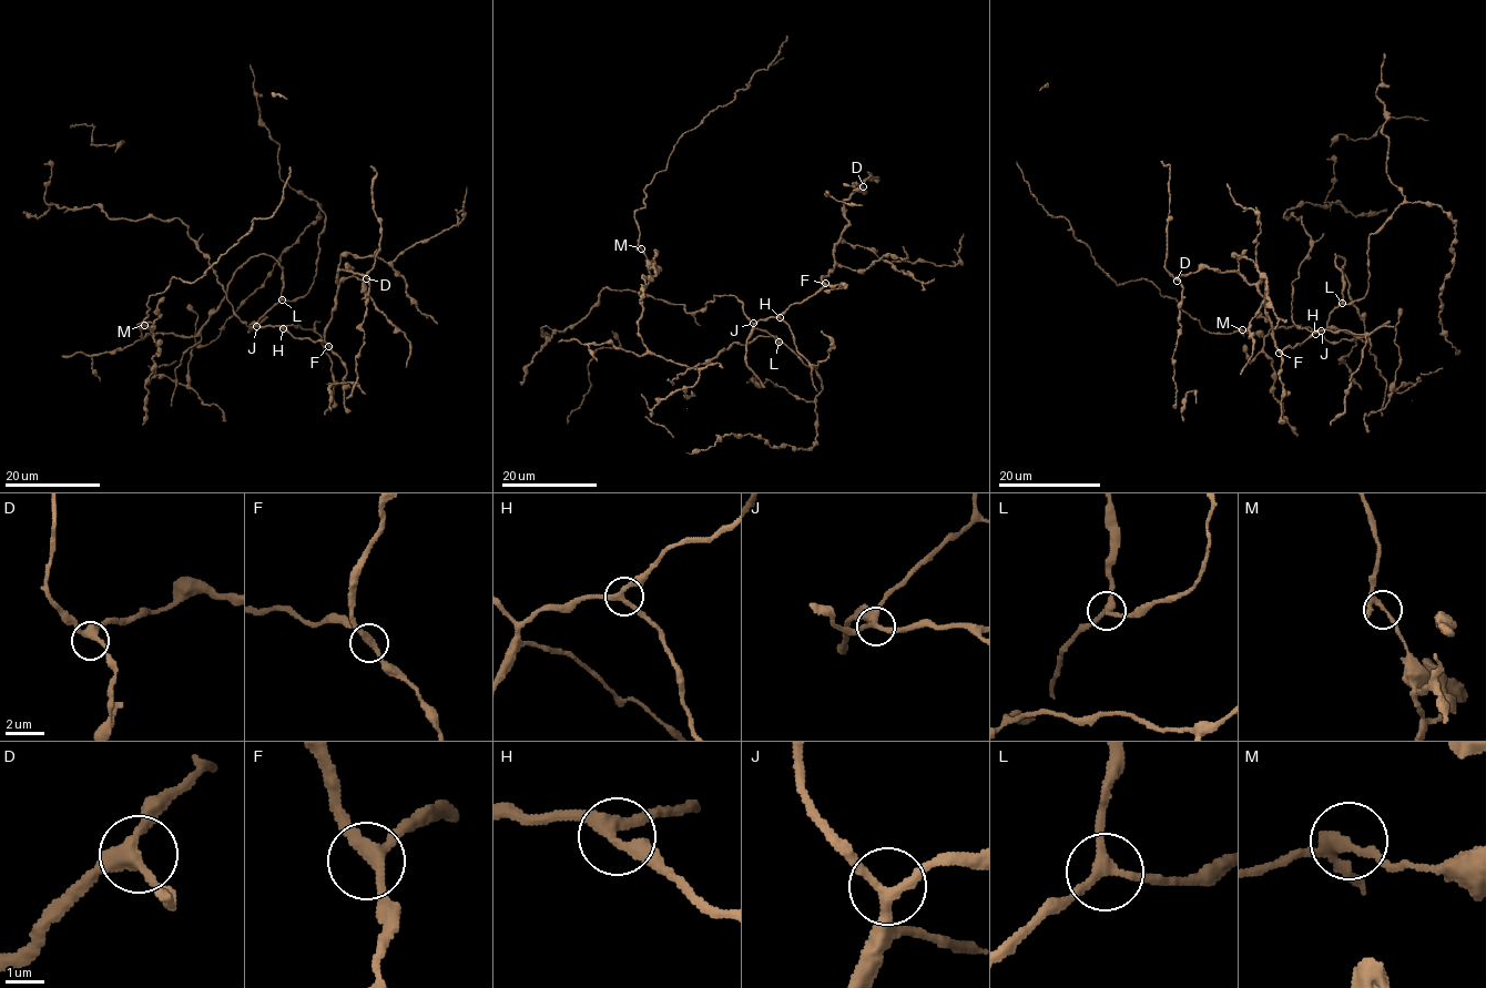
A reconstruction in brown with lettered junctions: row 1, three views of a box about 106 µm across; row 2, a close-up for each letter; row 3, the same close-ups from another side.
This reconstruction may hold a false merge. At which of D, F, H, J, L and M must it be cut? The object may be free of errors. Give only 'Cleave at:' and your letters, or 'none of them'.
Cleave at: M

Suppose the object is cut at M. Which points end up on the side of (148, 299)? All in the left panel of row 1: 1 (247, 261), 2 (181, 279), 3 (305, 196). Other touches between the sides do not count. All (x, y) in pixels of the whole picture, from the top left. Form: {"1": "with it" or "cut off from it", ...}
{"1": "cut off from it", "2": "with it", "3": "cut off from it"}

